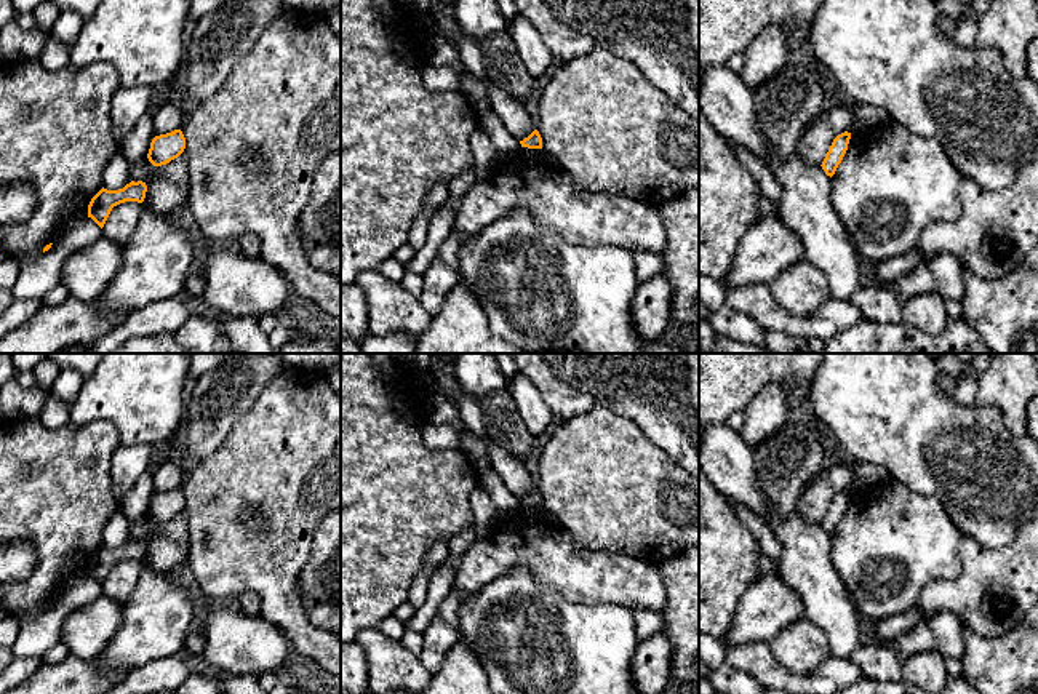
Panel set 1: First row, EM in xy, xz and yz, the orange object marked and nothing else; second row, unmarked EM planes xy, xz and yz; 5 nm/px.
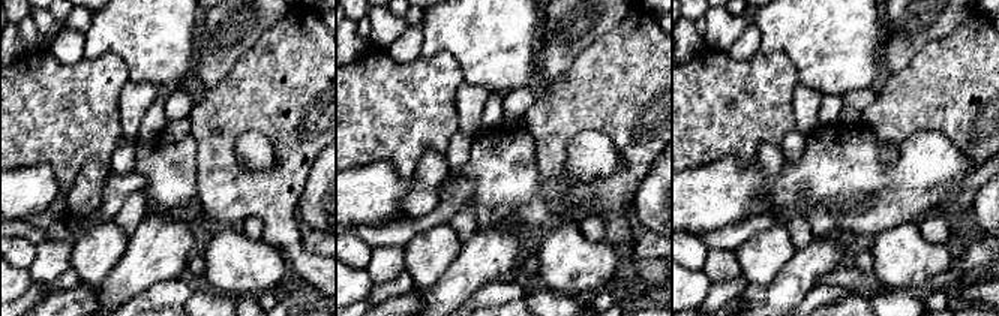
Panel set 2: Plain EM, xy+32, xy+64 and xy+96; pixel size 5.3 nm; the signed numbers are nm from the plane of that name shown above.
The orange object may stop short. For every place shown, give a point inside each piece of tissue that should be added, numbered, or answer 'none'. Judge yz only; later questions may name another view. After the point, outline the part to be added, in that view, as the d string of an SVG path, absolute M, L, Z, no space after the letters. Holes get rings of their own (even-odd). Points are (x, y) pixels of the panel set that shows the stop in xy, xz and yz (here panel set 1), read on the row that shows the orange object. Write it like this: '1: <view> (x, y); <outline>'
none

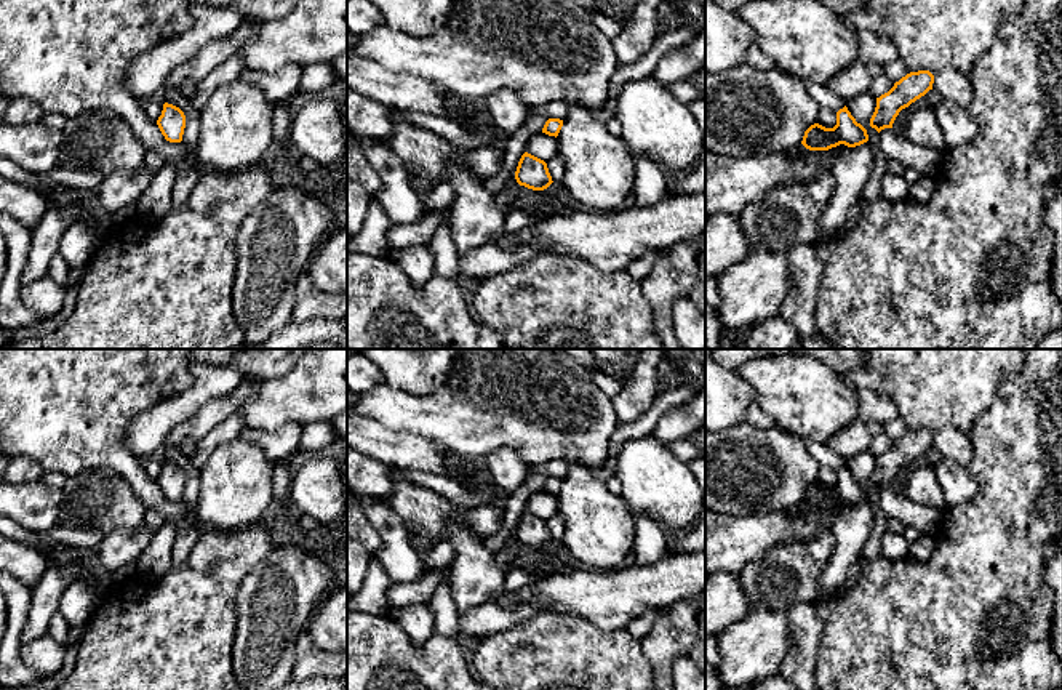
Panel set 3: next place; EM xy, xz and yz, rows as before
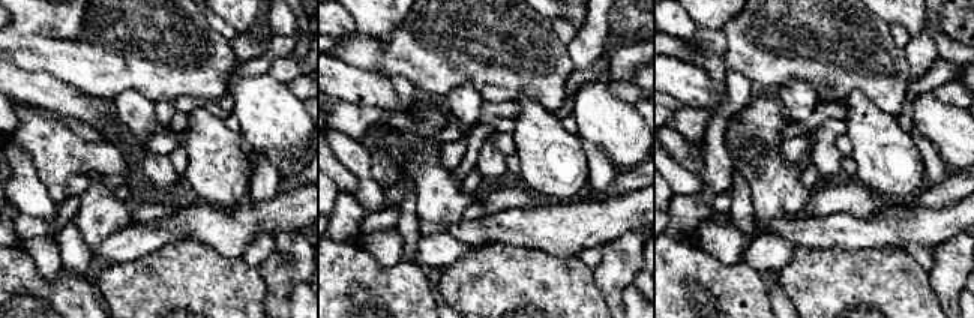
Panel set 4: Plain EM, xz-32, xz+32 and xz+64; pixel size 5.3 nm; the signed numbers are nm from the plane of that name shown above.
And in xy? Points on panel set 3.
none

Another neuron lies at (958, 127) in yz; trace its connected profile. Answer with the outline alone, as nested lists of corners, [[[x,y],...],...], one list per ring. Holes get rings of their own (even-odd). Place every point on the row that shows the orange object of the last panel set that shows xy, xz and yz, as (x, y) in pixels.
[[[942,99],[942,102],[934,107],[934,112],[944,131],[947,149],[969,144],[977,138],[979,125],[968,109]]]

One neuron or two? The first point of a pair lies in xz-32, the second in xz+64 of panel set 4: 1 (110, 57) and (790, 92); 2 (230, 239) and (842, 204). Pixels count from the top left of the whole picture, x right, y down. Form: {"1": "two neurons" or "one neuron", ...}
{"1": "two neurons", "2": "two neurons"}

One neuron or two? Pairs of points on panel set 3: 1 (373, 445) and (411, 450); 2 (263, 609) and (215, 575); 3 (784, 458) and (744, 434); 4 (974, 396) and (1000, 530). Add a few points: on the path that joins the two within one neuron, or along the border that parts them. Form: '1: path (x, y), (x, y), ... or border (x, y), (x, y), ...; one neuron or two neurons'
1: path (383, 445), (402, 449); one neuron
2: border (259, 561), (239, 588), (234, 628); two neurons
3: path (774, 449), (768, 442), (754, 442); one neuron
4: border (1000, 385), (994, 401), (966, 433); two neurons

